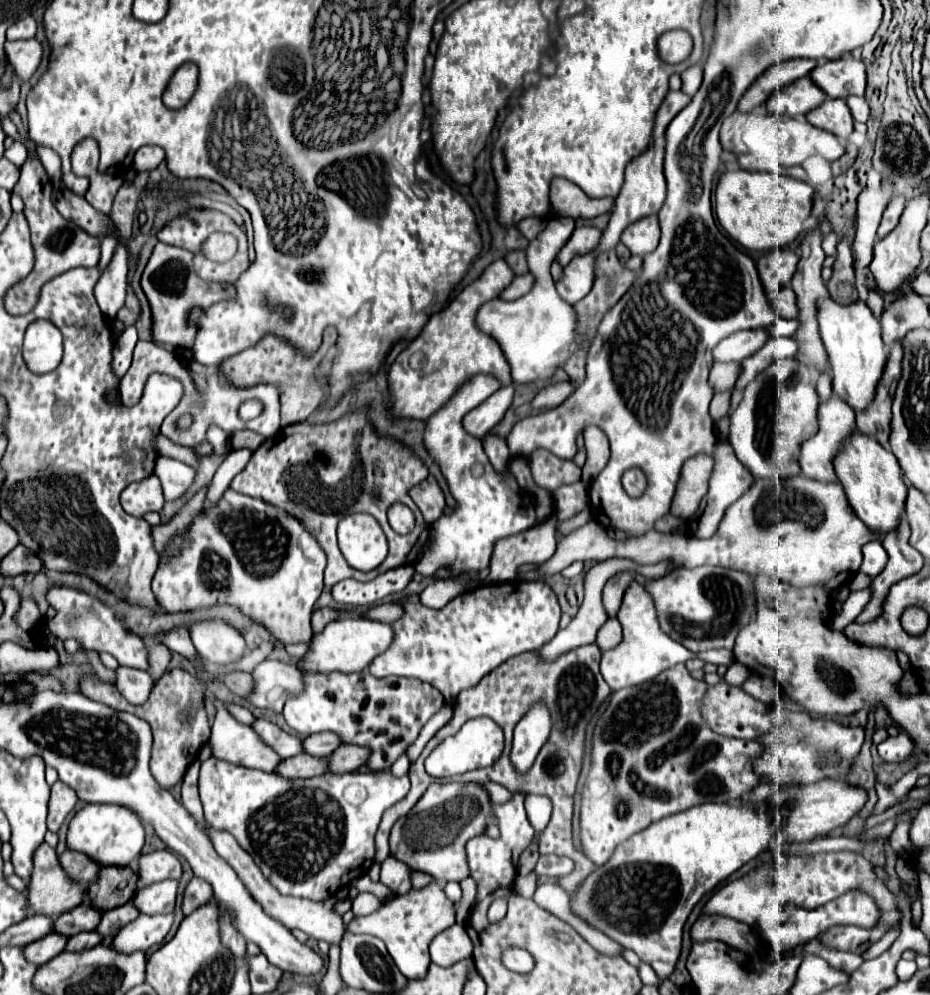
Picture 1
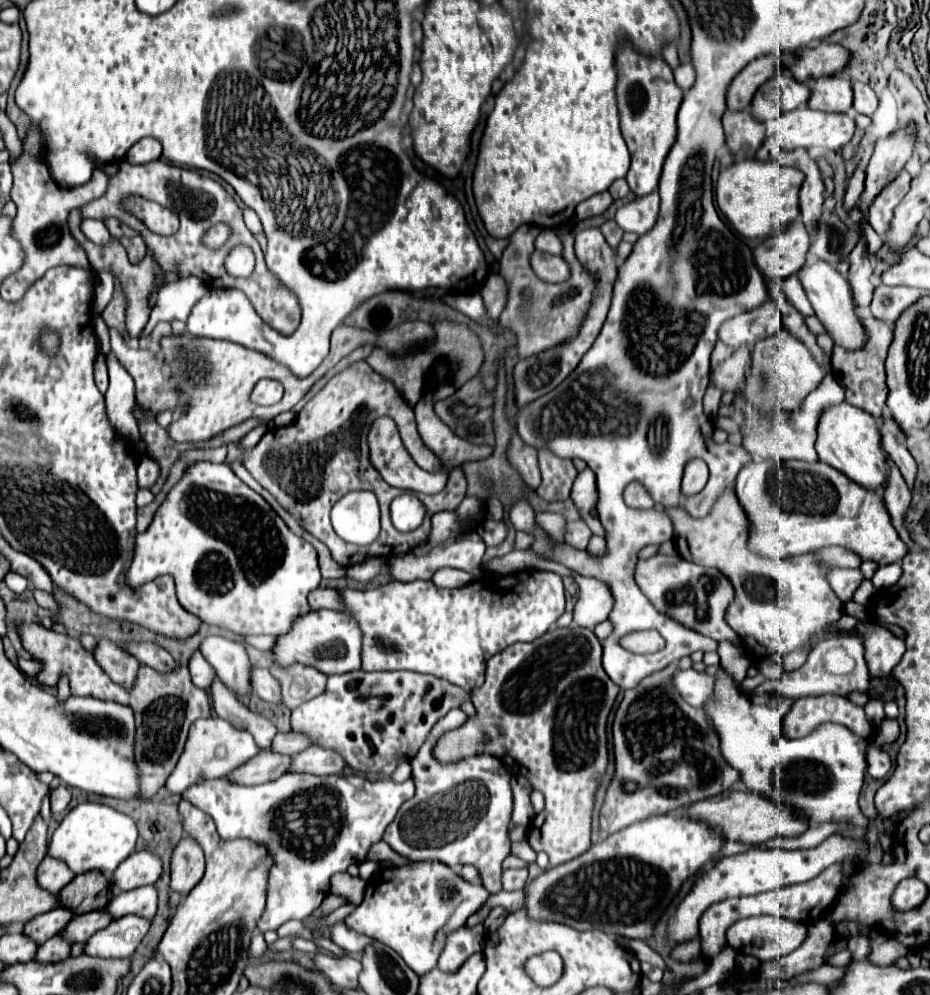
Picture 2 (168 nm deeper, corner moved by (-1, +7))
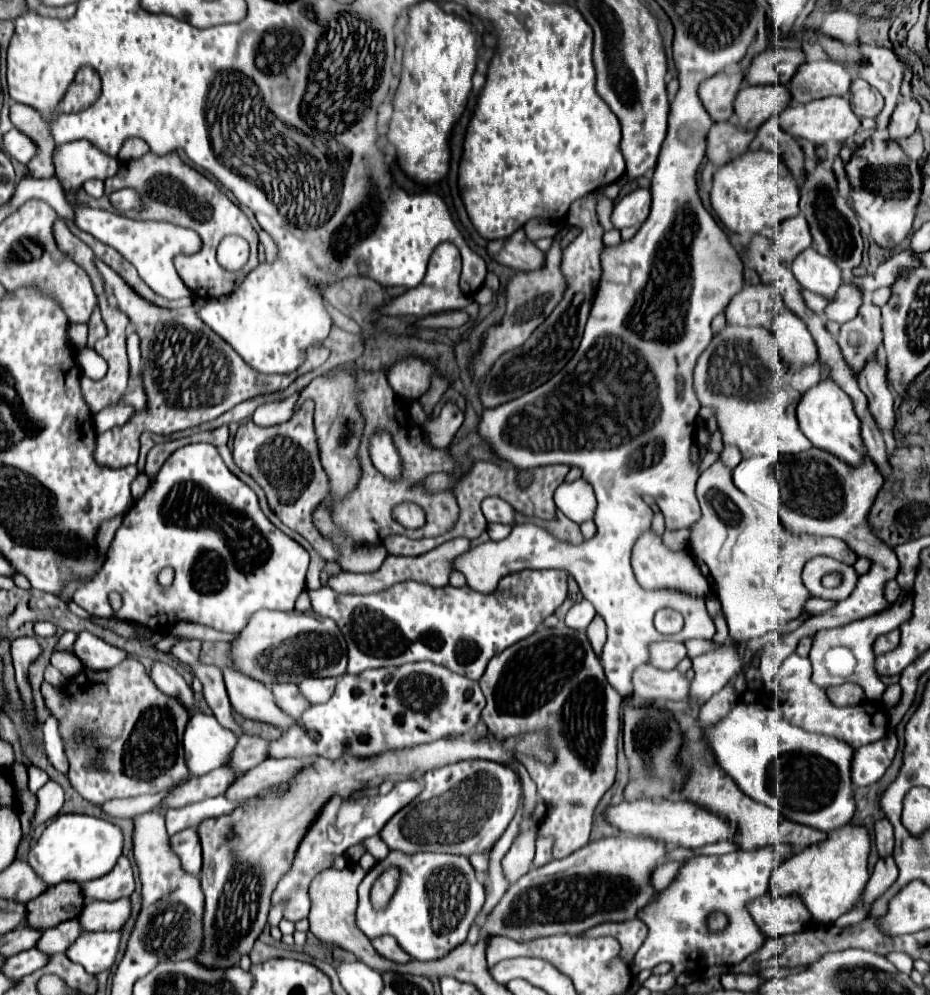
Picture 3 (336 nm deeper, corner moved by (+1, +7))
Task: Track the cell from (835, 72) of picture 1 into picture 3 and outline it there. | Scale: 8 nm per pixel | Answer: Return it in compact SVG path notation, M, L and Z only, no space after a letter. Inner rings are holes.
M769 48L755 56L745 82L749 84L781 84L789 86L793 74L805 62L805 52L795 48Z

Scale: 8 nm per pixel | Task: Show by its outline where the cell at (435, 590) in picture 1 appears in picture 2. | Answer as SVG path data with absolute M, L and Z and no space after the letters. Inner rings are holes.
M441 568L435 576L433 576L433 582L439 586L439 588L459 588L459 586L465 586L473 580L471 574L463 572L463 570L455 570L455 568Z

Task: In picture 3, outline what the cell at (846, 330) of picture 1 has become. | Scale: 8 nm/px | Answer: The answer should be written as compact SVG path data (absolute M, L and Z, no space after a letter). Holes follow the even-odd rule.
M815 248L803 250L791 264L793 276L805 290L813 290L815 294L821 294L827 302L833 300L833 294L837 292L841 284L841 270L839 266L827 258L821 256Z

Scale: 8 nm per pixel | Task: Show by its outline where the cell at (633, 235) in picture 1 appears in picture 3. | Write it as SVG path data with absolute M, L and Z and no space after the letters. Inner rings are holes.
M637 188L635 192L623 196L611 214L611 222L617 230L627 228L627 226L635 226L639 228L651 210L651 192L647 188Z

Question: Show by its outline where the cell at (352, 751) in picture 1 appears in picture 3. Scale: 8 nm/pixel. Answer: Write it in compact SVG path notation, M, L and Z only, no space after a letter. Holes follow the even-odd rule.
M301 758L265 760L259 766L245 772L241 778L237 778L237 782L233 782L233 786L225 792L225 796L229 800L251 798L253 794L257 794L267 786L293 780L305 766L309 766L309 760L301 760Z

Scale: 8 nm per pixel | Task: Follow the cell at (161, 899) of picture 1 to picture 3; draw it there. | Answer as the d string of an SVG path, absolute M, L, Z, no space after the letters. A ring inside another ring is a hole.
M121 898L115 902L89 900L79 916L83 930L121 930L131 918L131 900Z

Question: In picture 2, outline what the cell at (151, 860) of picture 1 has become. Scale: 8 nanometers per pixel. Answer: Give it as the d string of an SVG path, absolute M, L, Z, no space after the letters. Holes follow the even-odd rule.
M133 852L111 876L111 886L117 892L135 890L139 886L155 884L161 874L161 860L151 852Z

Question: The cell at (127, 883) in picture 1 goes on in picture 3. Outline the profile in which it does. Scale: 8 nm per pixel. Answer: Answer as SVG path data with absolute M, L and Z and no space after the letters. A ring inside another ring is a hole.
M61 882L27 904L27 924L37 930L47 930L59 922L77 918L83 906L85 896L81 886L77 882Z

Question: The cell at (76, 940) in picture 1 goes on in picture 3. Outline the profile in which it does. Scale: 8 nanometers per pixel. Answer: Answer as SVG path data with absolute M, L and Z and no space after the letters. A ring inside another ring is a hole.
M31 948L31 950L25 950L21 954L15 954L11 958L7 958L7 962L3 964L3 974L9 976L9 978L23 978L27 974L33 974L35 970L43 968L45 962L49 962L49 954L41 952L39 948Z

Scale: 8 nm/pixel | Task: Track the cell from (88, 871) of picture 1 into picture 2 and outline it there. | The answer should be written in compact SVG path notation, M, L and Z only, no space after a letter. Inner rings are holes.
M43 858L37 868L37 882L43 890L51 890L51 894L57 894L65 884L73 880L73 872L63 866L63 862L55 858Z

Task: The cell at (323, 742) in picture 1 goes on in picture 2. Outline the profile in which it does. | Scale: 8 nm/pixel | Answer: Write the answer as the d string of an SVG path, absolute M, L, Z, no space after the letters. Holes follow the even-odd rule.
M275 734L269 750L277 752L277 754L285 754L285 756L295 756L299 754L299 750L305 750L307 746L311 746L311 742L307 742L307 738L303 738L303 734Z

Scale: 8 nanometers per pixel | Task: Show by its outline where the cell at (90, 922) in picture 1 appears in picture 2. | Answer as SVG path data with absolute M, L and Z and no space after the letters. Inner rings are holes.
M57 906L33 920L29 920L23 928L23 934L27 938L31 938L35 944L43 944L49 938L53 938L55 934L59 934L63 930L63 926L71 920L71 916L75 916L73 912L67 912L67 908Z

